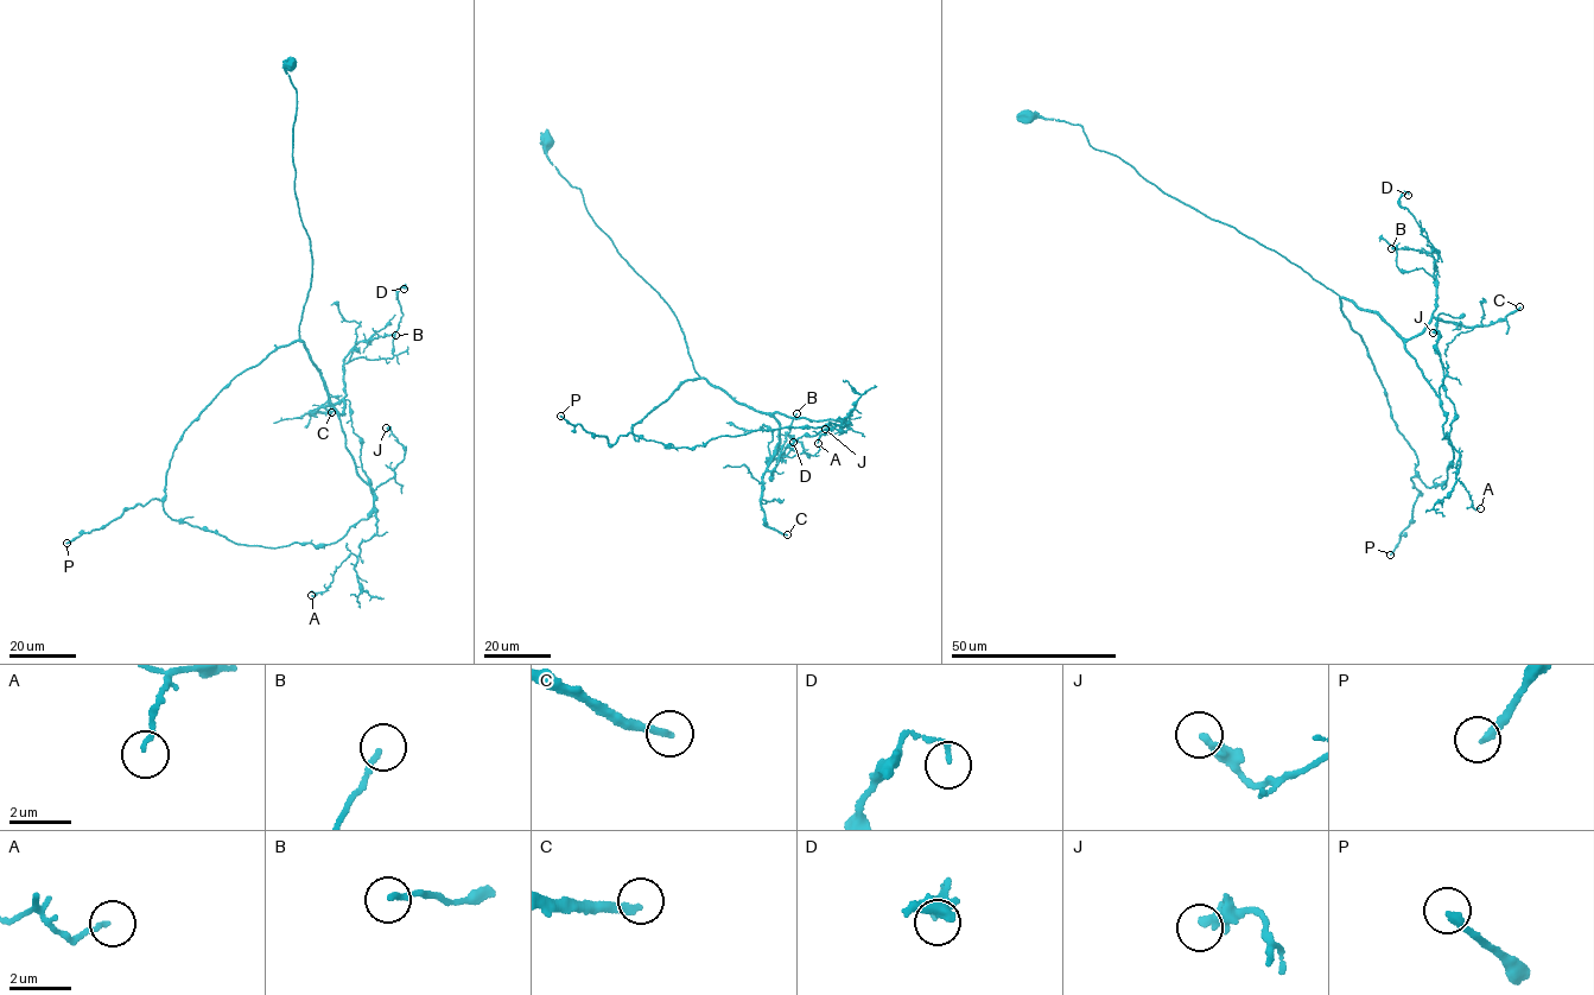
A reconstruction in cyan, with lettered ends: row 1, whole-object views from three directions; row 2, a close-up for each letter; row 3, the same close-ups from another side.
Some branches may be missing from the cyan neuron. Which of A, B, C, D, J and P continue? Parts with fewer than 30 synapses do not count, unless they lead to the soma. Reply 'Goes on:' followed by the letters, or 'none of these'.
Goes on: C, P

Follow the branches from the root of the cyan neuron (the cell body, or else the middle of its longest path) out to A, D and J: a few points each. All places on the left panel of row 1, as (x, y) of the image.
A: (290, 64), (294, 191), (312, 260), (299, 336), (374, 492), (378, 520), (360, 553), (311, 595)
D: (290, 64), (294, 191), (312, 260), (299, 336), (342, 414), (343, 366), (393, 356), (404, 289)
J: (290, 64), (294, 191), (312, 260), (299, 336), (356, 470), (373, 489), (404, 458), (386, 428)

